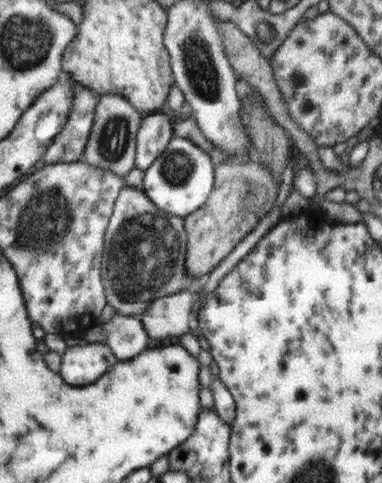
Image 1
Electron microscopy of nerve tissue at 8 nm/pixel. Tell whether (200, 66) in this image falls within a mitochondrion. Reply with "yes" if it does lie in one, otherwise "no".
yes

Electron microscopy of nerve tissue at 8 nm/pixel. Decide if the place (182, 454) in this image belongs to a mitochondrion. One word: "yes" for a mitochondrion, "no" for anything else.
no

